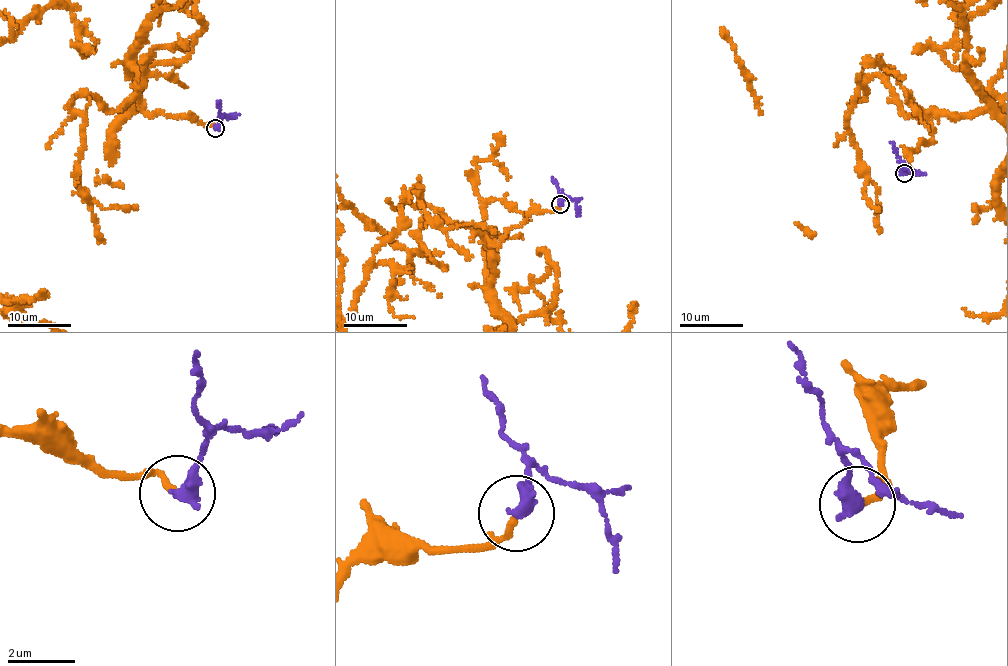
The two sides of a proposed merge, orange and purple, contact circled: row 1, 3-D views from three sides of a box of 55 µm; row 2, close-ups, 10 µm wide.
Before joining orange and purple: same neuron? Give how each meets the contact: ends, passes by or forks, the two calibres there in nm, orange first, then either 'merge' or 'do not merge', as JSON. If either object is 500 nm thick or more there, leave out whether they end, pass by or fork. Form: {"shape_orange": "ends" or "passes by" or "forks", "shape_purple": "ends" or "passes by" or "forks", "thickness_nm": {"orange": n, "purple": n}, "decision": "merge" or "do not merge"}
{"shape_orange": "ends", "shape_purple": "ends", "thickness_nm": {"orange": 190, "purple": 480}, "decision": "merge"}

